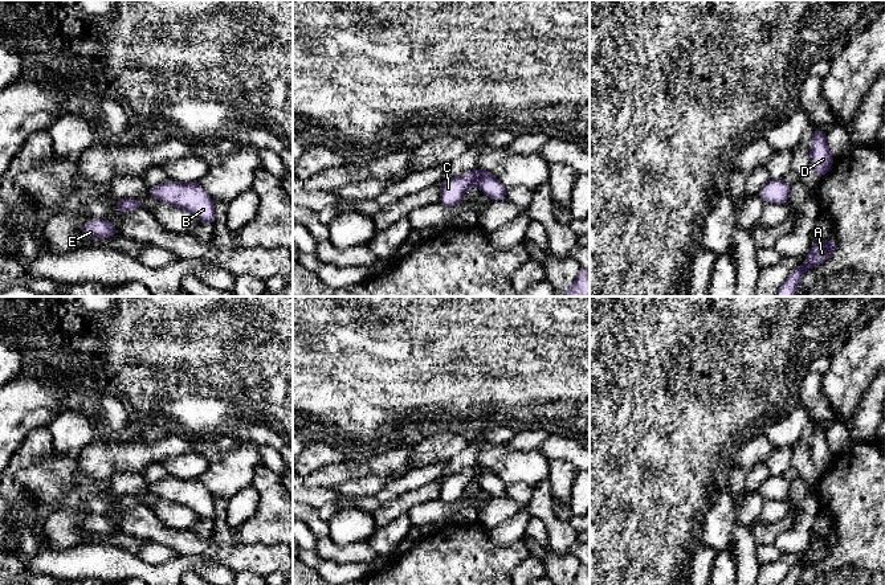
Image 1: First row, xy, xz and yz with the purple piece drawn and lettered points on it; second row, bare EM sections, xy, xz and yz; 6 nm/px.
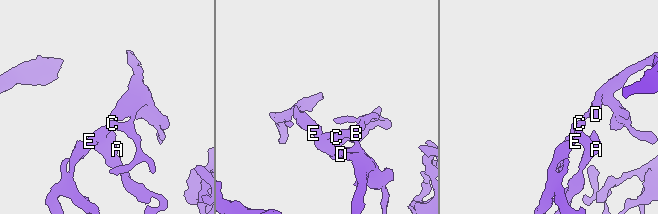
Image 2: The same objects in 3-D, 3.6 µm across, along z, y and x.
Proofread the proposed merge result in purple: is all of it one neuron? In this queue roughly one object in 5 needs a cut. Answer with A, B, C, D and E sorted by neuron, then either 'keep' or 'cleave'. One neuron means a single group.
A B C D E; keep

